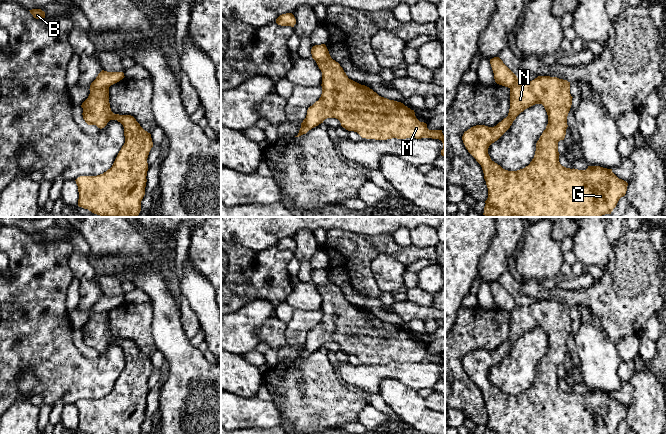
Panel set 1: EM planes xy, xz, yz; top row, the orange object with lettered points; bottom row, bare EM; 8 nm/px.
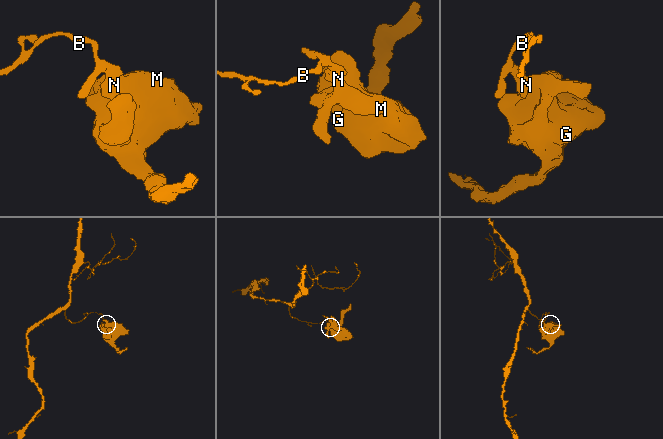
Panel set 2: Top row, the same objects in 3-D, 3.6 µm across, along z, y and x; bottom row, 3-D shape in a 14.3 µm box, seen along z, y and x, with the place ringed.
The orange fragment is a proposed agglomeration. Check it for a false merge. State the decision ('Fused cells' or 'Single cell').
Fused cells

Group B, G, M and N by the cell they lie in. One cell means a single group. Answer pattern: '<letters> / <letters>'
B / G M N

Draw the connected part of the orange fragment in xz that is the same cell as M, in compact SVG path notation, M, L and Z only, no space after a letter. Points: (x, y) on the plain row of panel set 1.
M333 283L316 285L316 287L322 296L322 318L319 324L308 332L306 342L301 347L299 357L295 361L306 358L327 342L336 342L343 352L357 356L366 363L439 363L443 367L441 379L445 379L445 360L442 354L429 354L426 347L416 342L414 334L401 326L381 321L369 311L349 303L340 288Z

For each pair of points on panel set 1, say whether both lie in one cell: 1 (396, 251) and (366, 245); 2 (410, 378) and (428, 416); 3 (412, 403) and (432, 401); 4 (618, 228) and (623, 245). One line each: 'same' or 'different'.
1: same
2: different
3: different
4: different

